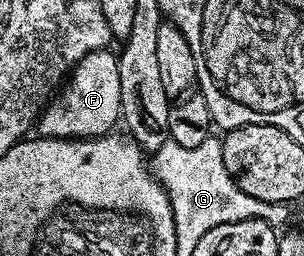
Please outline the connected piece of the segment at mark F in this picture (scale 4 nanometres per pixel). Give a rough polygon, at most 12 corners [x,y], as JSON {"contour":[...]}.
{"contour":[[119,59],[75,65],[43,108],[42,137],[100,138],[121,118]]}

